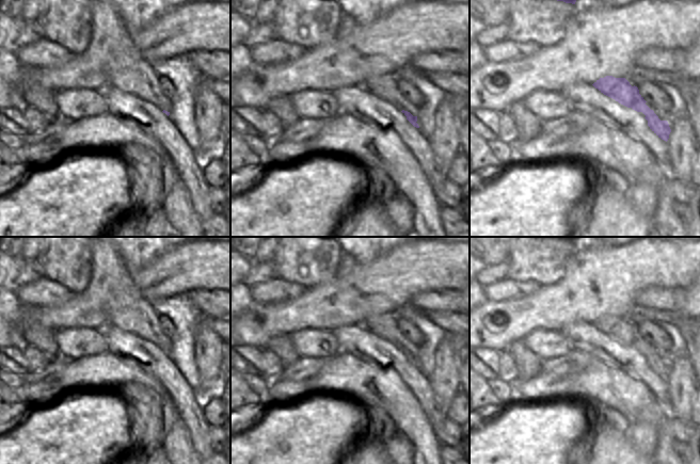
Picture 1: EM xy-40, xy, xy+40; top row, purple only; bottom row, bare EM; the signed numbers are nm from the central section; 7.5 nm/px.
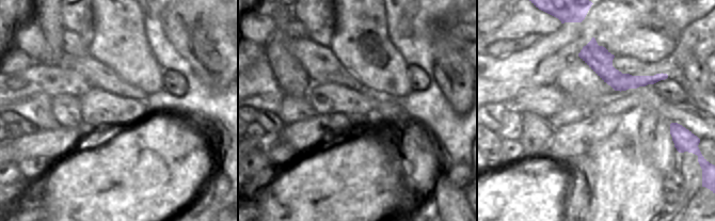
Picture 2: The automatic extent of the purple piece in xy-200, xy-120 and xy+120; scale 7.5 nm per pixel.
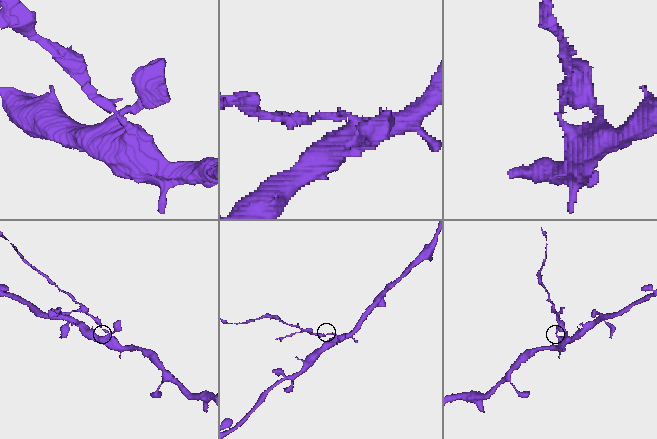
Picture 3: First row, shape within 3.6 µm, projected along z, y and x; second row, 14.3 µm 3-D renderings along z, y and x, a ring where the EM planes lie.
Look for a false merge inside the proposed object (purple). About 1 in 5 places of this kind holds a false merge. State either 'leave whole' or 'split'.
split

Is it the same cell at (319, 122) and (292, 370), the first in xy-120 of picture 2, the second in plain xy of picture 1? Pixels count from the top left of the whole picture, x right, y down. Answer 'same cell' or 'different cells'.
different cells

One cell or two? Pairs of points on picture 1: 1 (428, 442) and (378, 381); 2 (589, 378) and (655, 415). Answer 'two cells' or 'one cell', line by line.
1: one cell
2: one cell

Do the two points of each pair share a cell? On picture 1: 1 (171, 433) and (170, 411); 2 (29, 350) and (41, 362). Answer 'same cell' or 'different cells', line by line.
1: same cell
2: same cell

